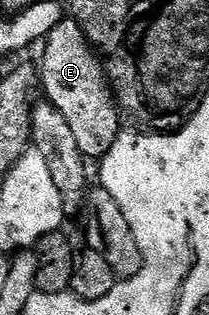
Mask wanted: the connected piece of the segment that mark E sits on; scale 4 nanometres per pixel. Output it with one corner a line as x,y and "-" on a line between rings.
64,18
59,24
52,26
52,30
46,36
41,48
40,88
45,99
49,100
52,106
56,106
56,110
60,110
60,114
64,114
73,136
76,137
76,143
80,145
80,154
84,154
87,161
101,161
102,157
108,154
108,150
112,150
118,137
120,109
114,98
110,77
102,67
102,61
97,51
90,45
90,40
84,34
84,30
72,18

